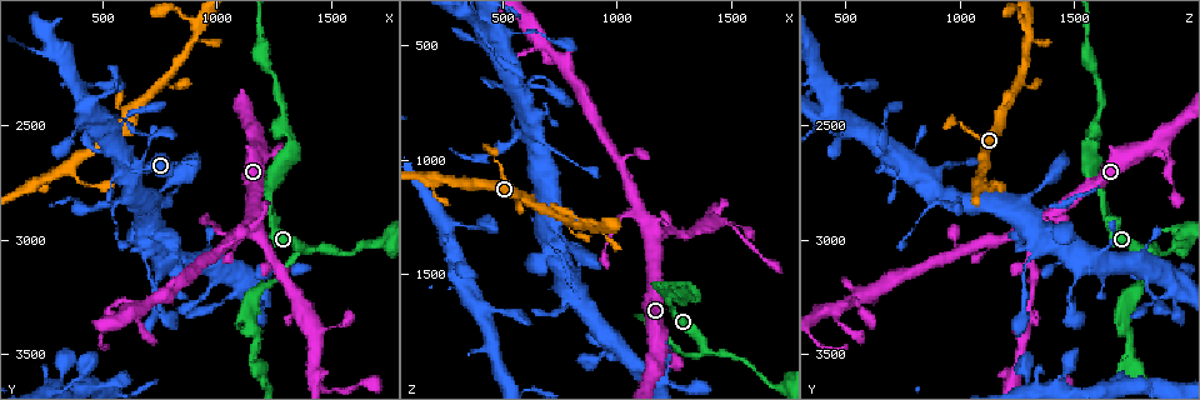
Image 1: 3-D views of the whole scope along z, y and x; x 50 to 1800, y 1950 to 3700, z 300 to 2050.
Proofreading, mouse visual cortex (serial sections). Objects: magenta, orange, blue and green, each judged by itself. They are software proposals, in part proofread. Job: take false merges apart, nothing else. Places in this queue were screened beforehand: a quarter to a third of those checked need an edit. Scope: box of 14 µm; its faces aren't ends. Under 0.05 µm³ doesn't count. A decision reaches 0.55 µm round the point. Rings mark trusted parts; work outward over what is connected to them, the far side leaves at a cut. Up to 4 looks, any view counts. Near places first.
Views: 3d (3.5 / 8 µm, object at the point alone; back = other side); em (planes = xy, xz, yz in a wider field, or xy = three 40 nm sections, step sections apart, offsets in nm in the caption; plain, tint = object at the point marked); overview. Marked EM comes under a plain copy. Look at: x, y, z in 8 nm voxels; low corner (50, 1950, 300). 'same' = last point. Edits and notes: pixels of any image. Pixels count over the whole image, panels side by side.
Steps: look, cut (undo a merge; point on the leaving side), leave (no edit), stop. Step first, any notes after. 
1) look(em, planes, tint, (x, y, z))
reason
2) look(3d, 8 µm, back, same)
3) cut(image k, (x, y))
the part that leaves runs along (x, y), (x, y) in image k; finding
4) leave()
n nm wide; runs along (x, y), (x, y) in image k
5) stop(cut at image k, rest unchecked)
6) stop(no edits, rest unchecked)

look(3d, 3.5 µm, (910, 2070, 1290))

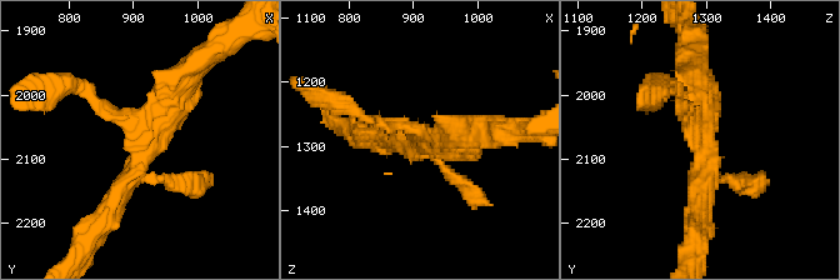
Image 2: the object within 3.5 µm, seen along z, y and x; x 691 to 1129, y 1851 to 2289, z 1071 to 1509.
look(em, xy, step 1, tint, (915, 2060, 1290))
3 arms; arms of 150, 250, 350 nm; need the tissue

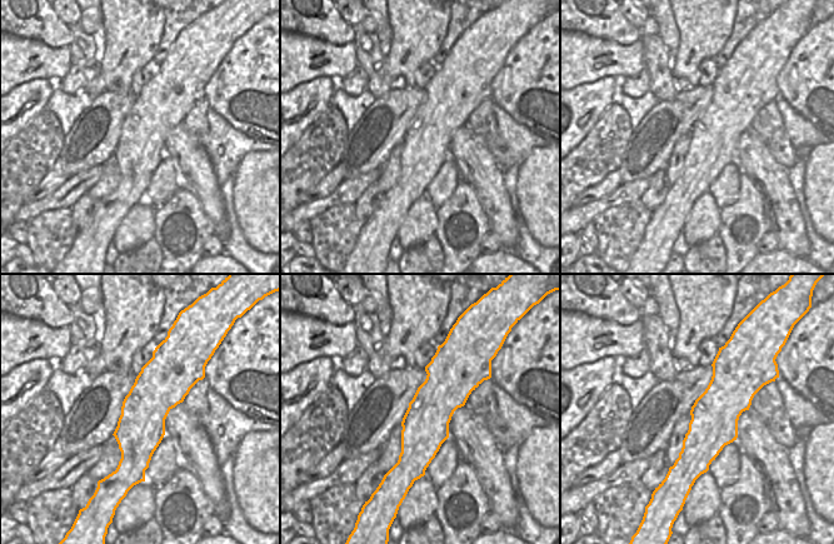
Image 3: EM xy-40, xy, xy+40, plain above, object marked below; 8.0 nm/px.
leave()
runs along (109, 206), (186, 69) in image 2; one cell here

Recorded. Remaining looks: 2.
look(3d, 3.5 µm, (440, 2750, 1130))
a narrow waist

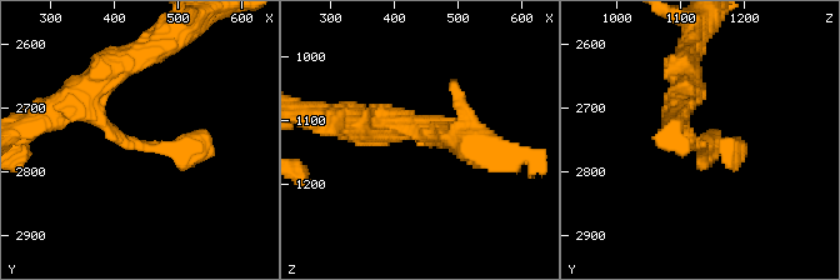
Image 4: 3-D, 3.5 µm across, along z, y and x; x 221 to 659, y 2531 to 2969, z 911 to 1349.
look(em, xy, step 5, tint, (430, 2760, 1120))
now the EM

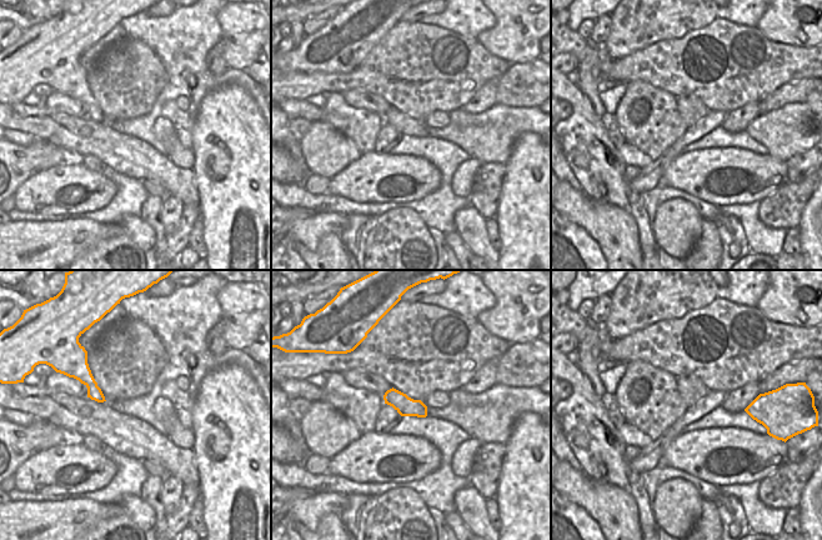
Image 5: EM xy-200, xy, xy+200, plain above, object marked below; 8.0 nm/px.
leave()
runs along (84, 90), (119, 140), (214, 155) in image 4; all the same cell

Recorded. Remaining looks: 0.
stop(no edits, rest unchecked)

